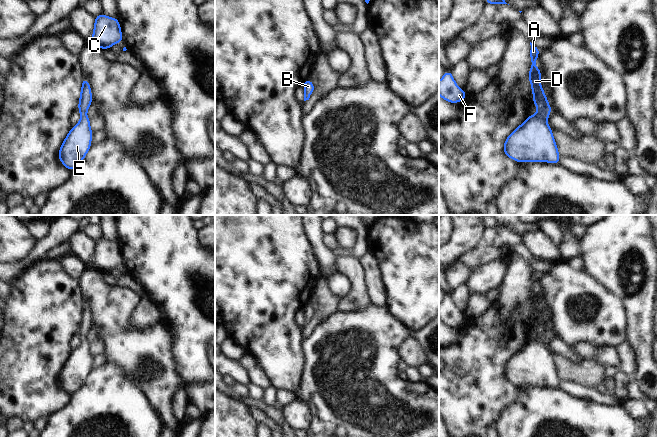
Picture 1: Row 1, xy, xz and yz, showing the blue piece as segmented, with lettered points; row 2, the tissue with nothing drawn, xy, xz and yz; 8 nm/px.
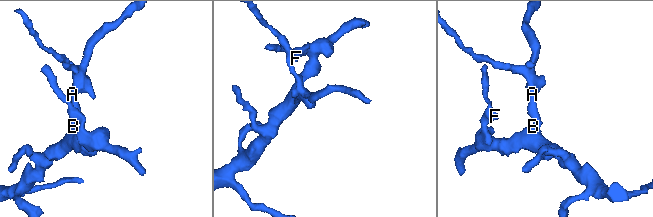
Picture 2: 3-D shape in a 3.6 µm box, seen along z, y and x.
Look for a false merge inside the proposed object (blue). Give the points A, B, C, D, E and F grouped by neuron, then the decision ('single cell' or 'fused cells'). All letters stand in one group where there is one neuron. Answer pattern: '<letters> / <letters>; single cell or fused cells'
A B C D E F; single cell

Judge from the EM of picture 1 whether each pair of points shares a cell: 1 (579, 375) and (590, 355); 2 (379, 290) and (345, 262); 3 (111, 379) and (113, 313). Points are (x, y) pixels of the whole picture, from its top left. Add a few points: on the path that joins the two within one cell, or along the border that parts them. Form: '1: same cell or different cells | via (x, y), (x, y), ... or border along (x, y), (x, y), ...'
1: different cells | border along (585, 360), (588, 361)
2: different cells | border along (364, 254), (358, 262), (370, 301)
3: different cells | border along (106, 362), (117, 364), (129, 379)

